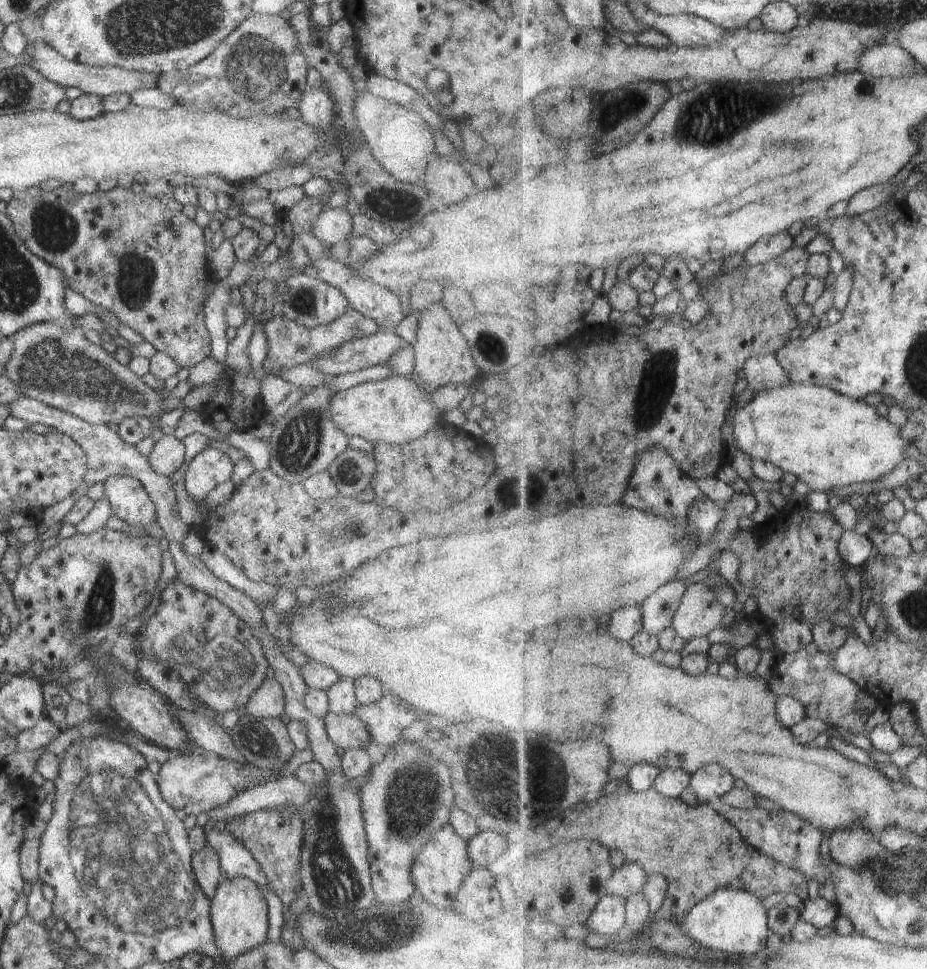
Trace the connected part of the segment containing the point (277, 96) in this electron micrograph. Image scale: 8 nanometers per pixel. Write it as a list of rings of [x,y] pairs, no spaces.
[[[250,15],[244,24],[240,24],[210,56],[184,70],[166,72],[158,75],[158,88],[174,96],[180,104],[202,111],[218,110],[232,118],[254,118],[260,114],[268,116],[286,115],[284,110],[298,108],[298,102],[306,90],[308,62],[300,50],[298,34],[294,27],[281,15]]]

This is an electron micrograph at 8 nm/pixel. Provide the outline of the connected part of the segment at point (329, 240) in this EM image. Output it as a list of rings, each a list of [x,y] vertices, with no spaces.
[[[326,205],[312,226],[312,234],[324,244],[338,244],[354,234],[350,217],[346,209]]]

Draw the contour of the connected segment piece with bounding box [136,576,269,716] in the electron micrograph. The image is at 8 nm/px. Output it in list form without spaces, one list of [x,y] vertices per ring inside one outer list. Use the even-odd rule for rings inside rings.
[[[179,576],[162,591],[156,613],[140,628],[136,639],[138,653],[176,670],[186,692],[215,716],[244,710],[250,695],[266,678],[269,664],[250,627],[219,600],[188,588]]]

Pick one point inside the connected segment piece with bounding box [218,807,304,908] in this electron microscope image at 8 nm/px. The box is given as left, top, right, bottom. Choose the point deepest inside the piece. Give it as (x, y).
(274, 837)

